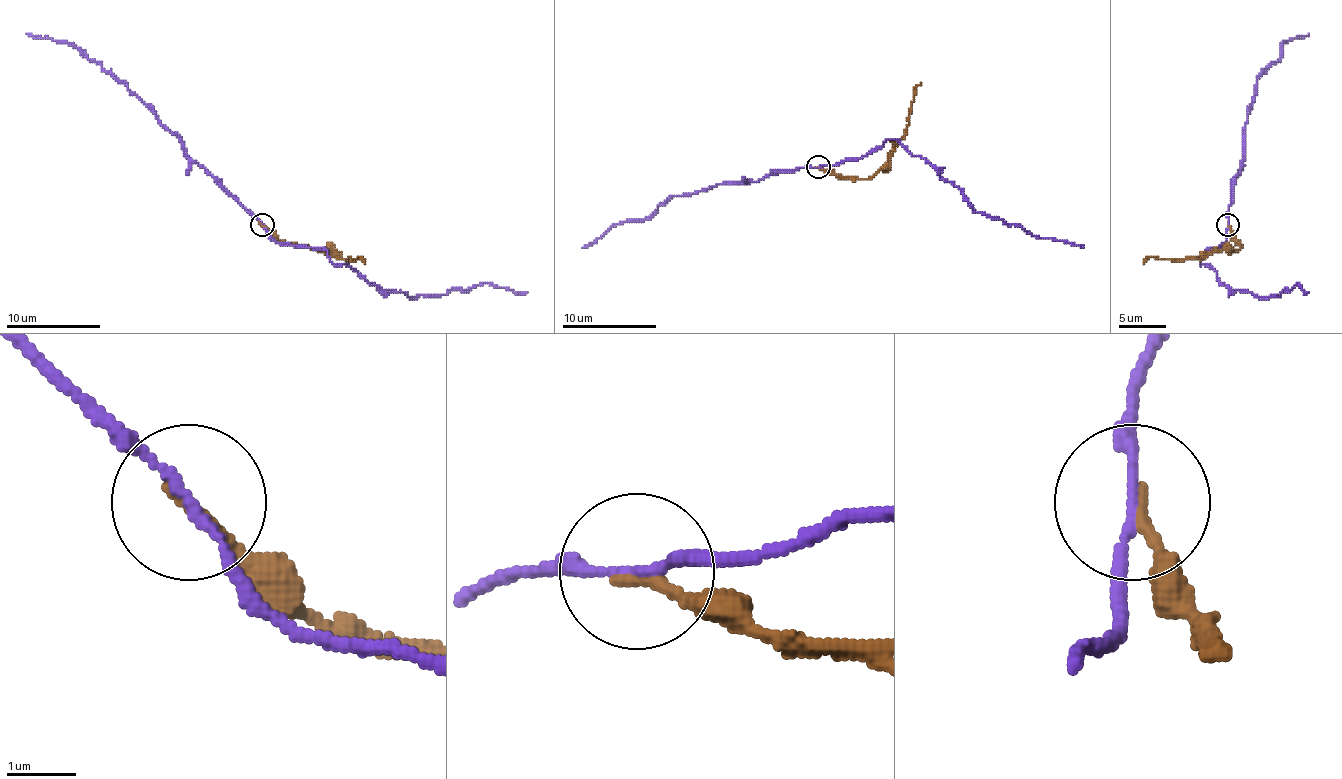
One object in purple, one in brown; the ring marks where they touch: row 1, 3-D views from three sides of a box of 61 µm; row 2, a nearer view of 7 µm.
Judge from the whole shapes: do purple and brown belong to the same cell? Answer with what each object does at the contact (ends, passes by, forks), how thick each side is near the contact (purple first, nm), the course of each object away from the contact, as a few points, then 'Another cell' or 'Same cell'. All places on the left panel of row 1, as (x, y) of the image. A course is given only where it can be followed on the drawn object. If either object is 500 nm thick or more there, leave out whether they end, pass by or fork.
At the ring purple passes by. At the ring brown ends. Thickness 120 nm (purple) against 190 nm. Course of purple: (261, 224), (278, 243), (320, 247), (332, 261), (348, 264), (381, 290), (419, 297), (485, 282), (527, 292). Course of brown: (261, 224), (287, 243), (315, 250), (334, 250), (344, 259), (358, 257), (365, 264). Another cell

